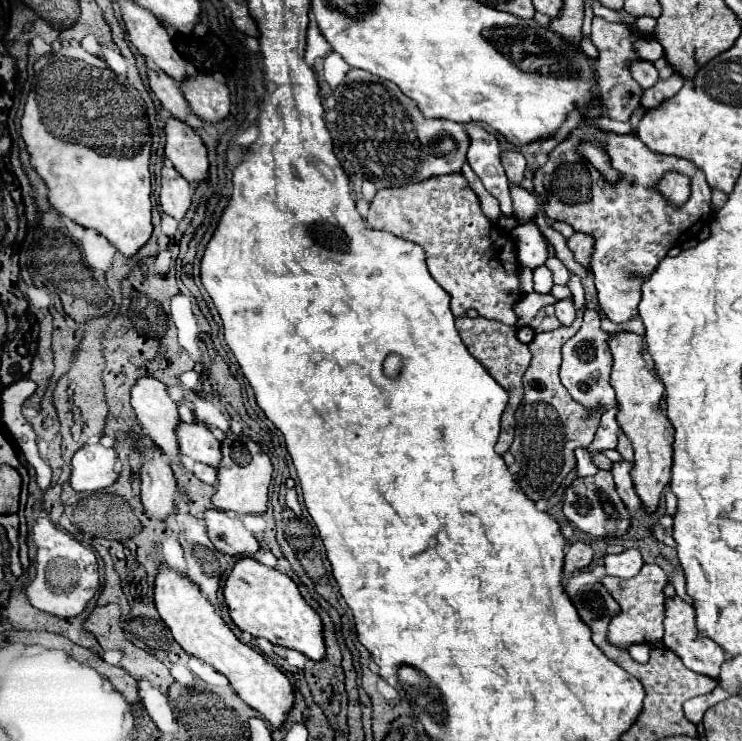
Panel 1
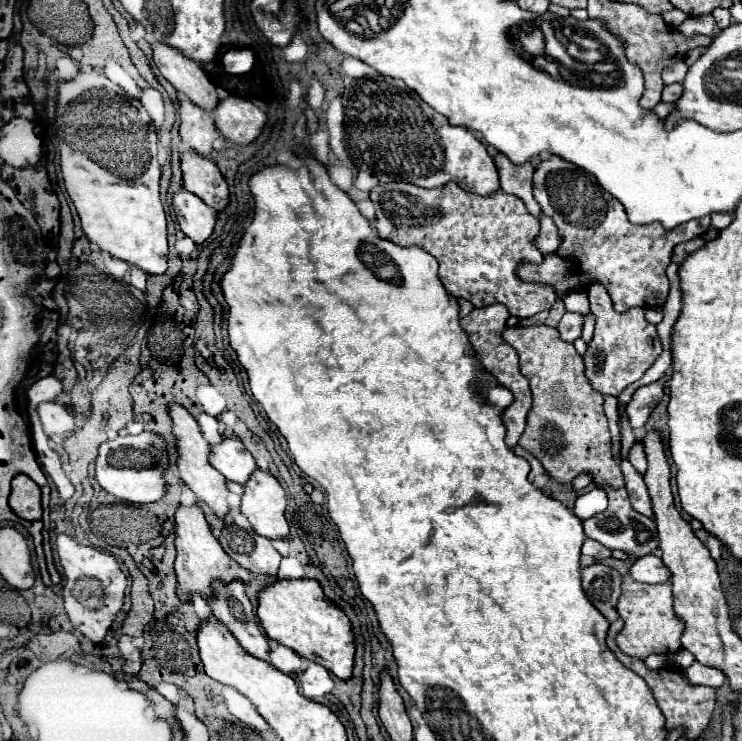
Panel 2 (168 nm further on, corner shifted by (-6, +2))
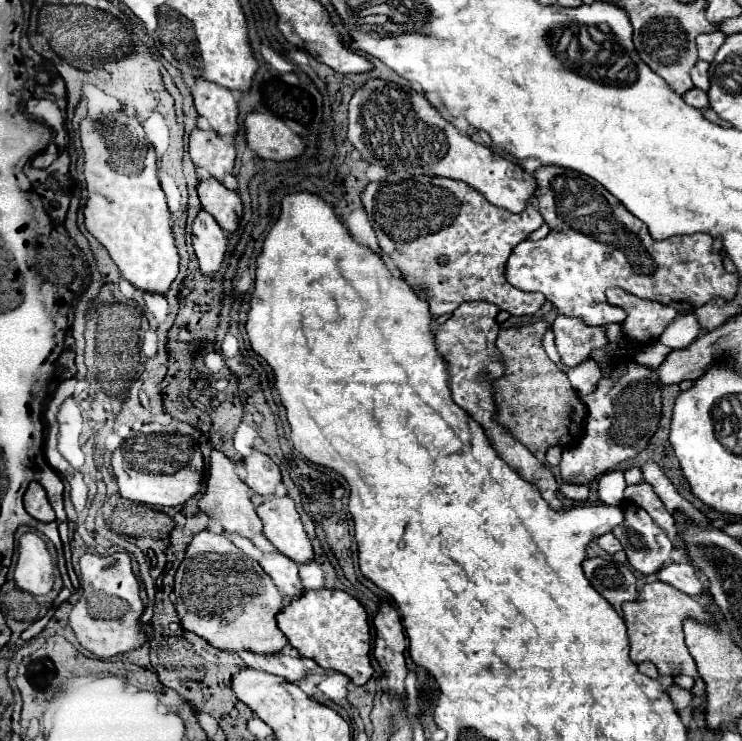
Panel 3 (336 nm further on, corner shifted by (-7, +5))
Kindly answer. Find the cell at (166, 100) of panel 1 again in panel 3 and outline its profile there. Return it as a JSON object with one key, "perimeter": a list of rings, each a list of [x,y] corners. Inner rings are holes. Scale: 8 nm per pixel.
{"perimeter":[[[194,127],[188,137],[188,153],[200,175],[222,179],[234,169],[234,145],[216,131]]]}

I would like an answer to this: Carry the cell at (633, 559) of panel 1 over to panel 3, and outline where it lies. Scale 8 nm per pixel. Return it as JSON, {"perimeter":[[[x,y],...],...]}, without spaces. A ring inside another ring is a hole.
{"perimeter":[[[668,563],[662,565],[654,577],[658,581],[664,581],[680,591],[684,591],[690,597],[698,597],[702,593],[704,581],[700,579],[700,575],[696,573],[696,569],[690,563]]]}

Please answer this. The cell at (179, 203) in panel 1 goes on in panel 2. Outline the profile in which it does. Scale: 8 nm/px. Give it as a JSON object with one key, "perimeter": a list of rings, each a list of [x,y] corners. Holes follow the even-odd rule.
{"perimeter":[[[181,188],[173,198],[173,208],[177,214],[179,228],[197,246],[201,246],[213,234],[217,212],[205,202],[201,202],[201,198],[197,198],[195,194]]]}

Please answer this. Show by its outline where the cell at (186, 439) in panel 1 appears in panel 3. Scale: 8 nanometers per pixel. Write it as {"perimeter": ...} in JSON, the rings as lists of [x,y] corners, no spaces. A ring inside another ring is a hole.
{"perimeter":[[[254,451],[250,457],[242,459],[242,467],[244,467],[242,481],[254,493],[264,497],[274,495],[276,485],[280,483],[280,469],[268,455]]]}

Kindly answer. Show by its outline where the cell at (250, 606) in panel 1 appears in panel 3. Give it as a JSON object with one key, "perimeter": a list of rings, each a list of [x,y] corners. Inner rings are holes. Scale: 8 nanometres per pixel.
{"perimeter":[[[304,589],[300,593],[300,597],[294,597],[290,601],[290,605],[280,611],[280,625],[278,627],[286,635],[290,645],[294,649],[298,649],[298,653],[302,657],[308,657],[308,659],[316,661],[320,667],[324,667],[328,671],[344,673],[354,685],[364,685],[370,679],[370,675],[374,673],[374,669],[370,665],[368,615],[366,615],[364,607],[344,591],[338,591],[338,589],[316,589],[316,591],[314,589]]]}

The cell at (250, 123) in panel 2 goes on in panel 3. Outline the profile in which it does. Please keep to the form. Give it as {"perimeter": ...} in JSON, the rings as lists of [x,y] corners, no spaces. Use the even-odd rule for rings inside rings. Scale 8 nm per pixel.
{"perimeter":[[[252,111],[244,115],[244,137],[246,145],[264,159],[292,159],[304,149],[300,137],[286,127],[278,117],[264,111]]]}

